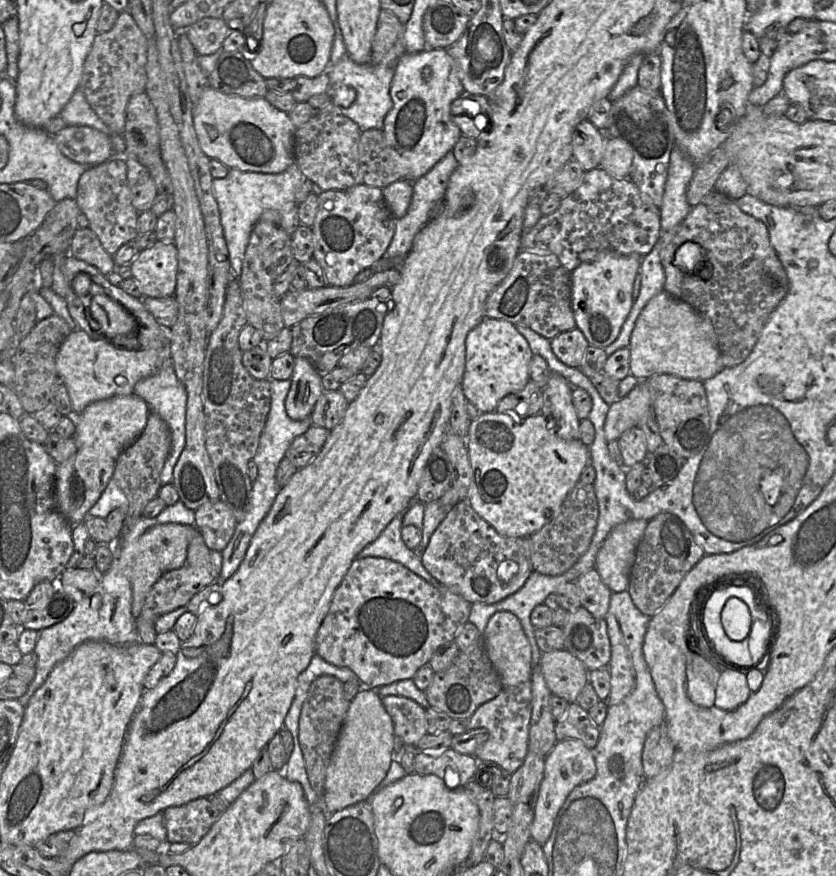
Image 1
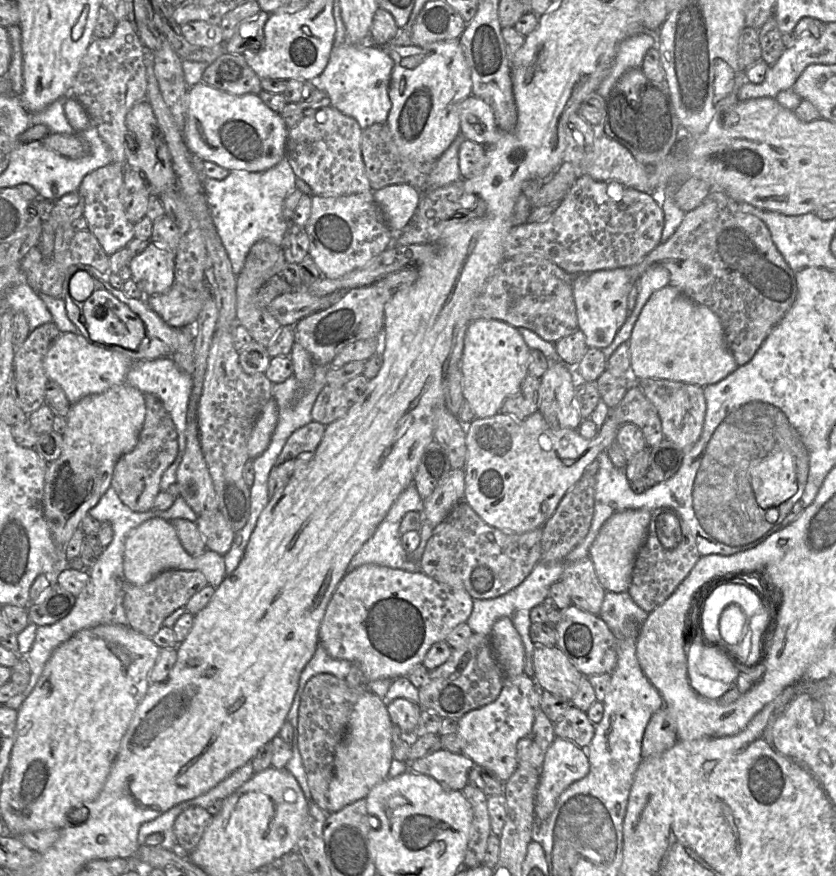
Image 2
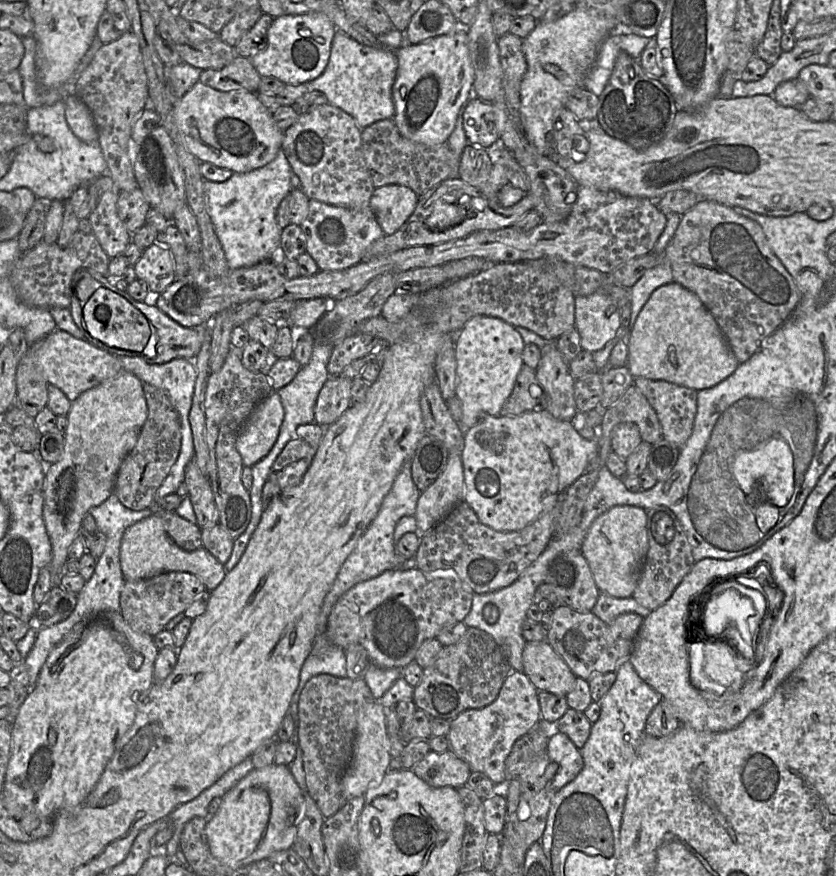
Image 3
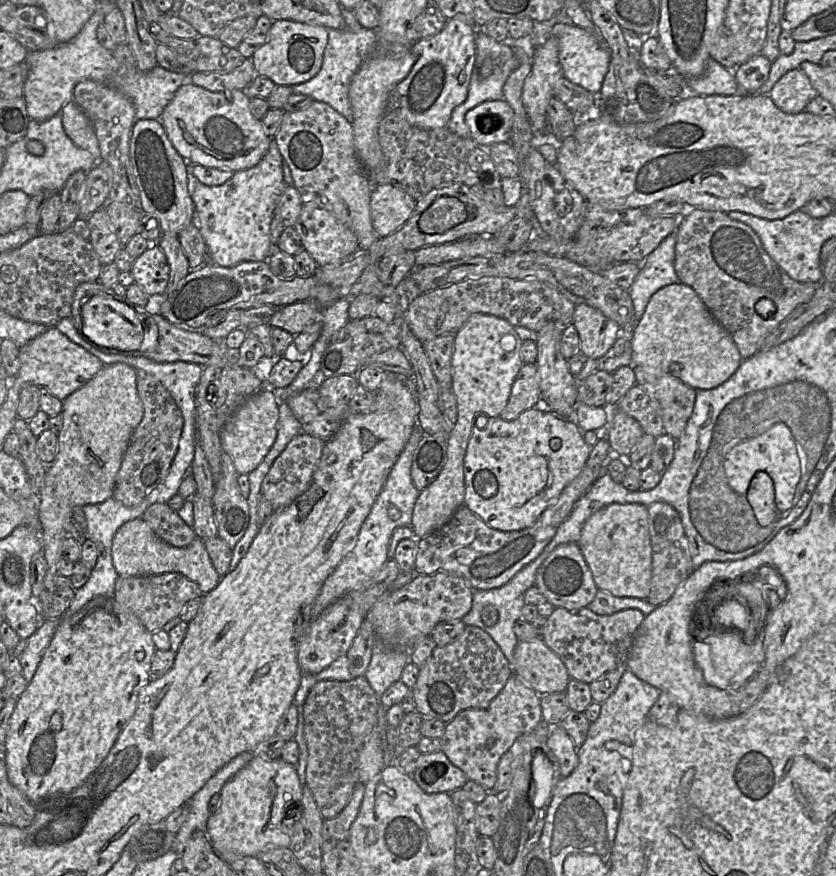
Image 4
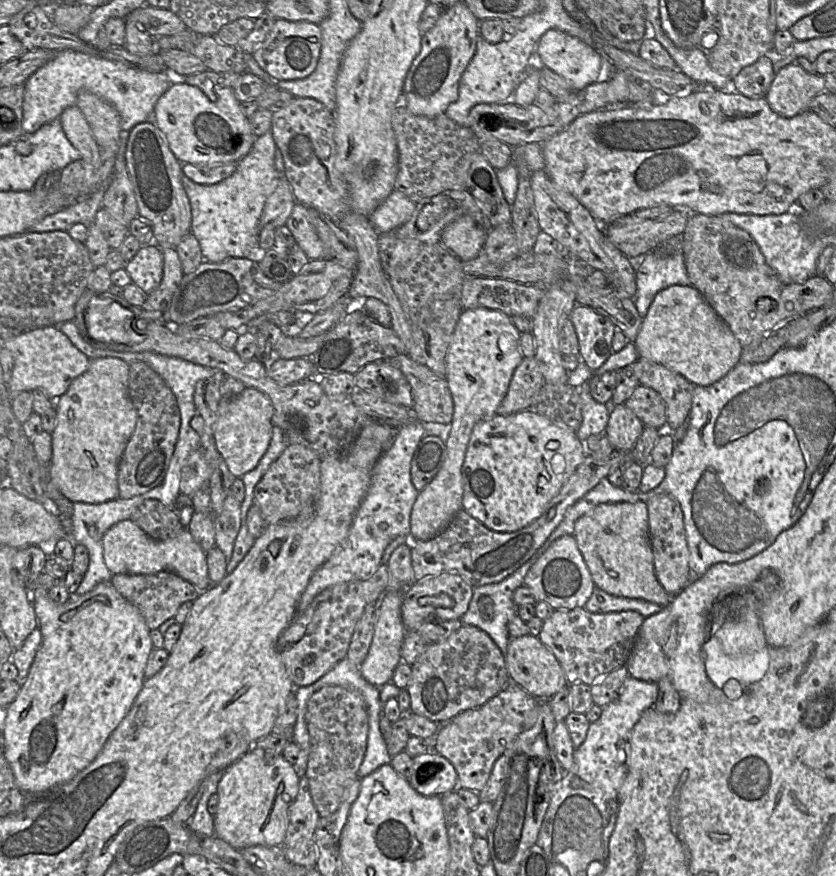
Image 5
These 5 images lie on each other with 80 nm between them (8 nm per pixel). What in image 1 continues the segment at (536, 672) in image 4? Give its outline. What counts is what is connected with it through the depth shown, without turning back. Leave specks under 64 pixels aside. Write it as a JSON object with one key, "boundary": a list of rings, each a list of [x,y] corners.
{"boundary":[[[566,649],[542,652],[540,669],[552,695],[576,702],[576,698],[588,683],[586,665]]]}

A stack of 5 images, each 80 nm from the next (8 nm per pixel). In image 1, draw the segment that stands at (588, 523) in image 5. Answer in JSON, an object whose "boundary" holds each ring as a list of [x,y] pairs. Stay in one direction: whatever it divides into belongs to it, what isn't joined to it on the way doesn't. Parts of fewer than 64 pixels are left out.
{"boundary":[[[631,519],[620,523],[604,540],[596,557],[595,568],[612,592],[629,589],[637,546],[648,522],[645,519]]]}

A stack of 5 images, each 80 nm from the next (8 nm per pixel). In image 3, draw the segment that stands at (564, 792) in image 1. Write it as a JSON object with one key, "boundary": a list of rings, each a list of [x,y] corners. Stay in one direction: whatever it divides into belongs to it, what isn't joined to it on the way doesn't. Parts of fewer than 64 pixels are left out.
{"boundary":[[[553,727],[550,728],[547,755],[558,764],[558,771],[551,783],[553,791],[560,790],[574,780],[584,766],[580,749],[568,736],[554,730]]]}

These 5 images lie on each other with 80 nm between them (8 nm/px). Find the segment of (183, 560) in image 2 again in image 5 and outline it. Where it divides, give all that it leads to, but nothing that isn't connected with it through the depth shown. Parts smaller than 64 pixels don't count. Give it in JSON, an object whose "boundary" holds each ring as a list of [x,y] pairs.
{"boundary":[[[127,519],[115,524],[104,534],[103,554],[105,564],[113,575],[153,575],[162,571],[171,571],[192,583],[200,592],[205,592],[212,586],[208,575],[207,553],[187,529],[183,529],[172,539],[155,540],[133,521]]]}

